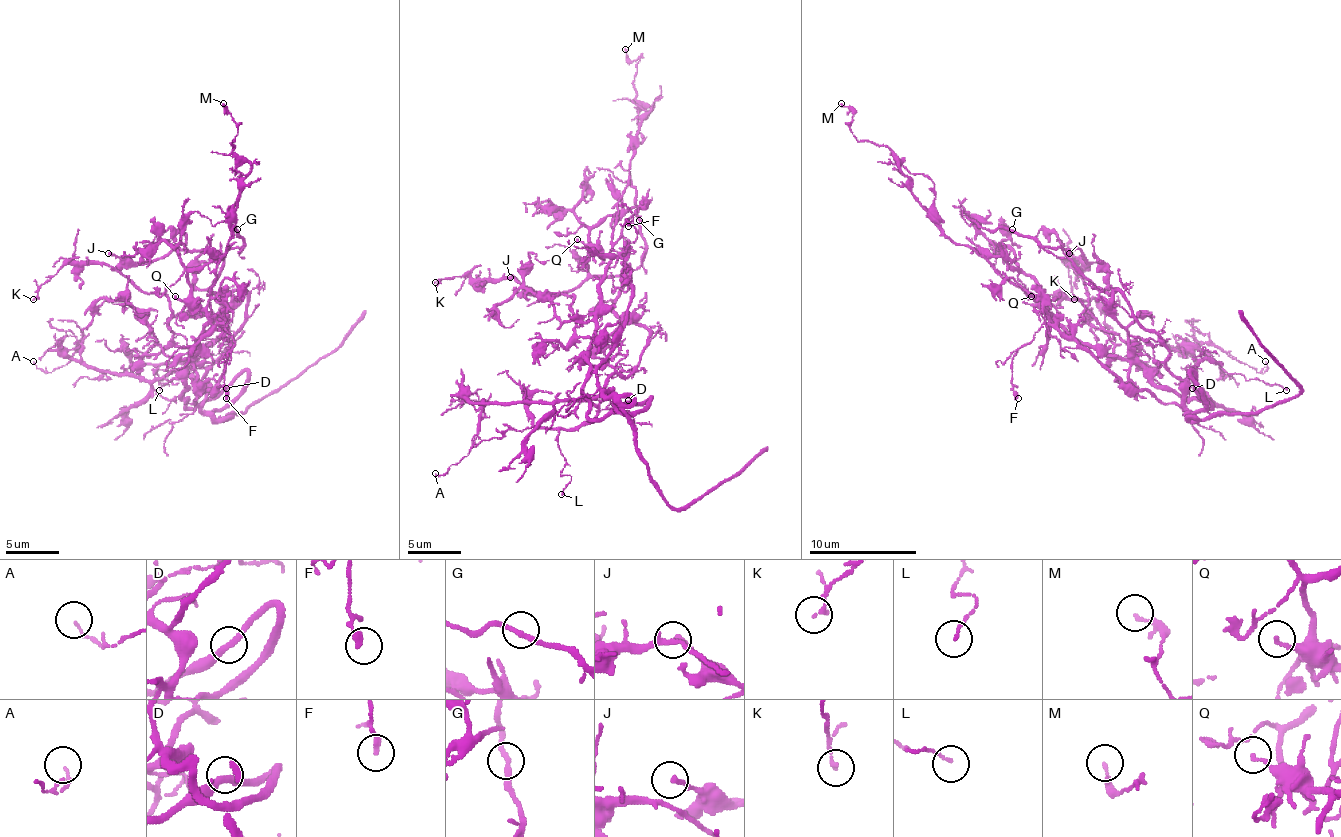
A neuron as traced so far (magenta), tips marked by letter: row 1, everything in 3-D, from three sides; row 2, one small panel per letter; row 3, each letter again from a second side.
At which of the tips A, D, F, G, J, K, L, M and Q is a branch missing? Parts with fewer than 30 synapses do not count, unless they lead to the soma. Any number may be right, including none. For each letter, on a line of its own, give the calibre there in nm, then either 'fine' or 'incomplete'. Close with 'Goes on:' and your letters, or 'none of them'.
A: 80 nm | fine
D: 280 nm | fine
F: 240 nm | fine
G: 190 nm | fine
J: 180 nm | fine
K: 160 nm | fine
L: 100 nm | fine
M: 110 nm | fine
Q: 150 nm | fine
Goes on: none of them

